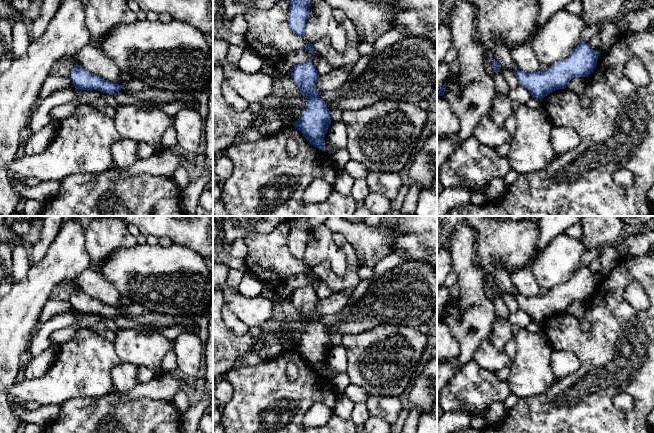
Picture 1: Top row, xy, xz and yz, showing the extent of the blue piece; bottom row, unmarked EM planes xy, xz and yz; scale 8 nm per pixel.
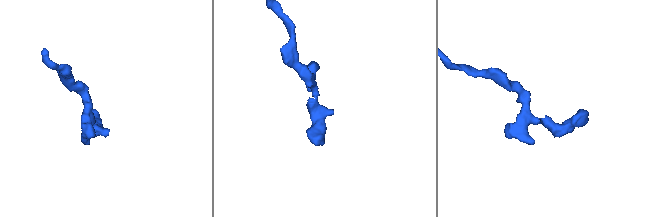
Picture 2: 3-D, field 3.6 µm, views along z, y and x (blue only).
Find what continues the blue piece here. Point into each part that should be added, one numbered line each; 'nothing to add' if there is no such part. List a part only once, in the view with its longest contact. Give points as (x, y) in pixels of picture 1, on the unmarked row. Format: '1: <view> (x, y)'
1: xy (135, 311)

